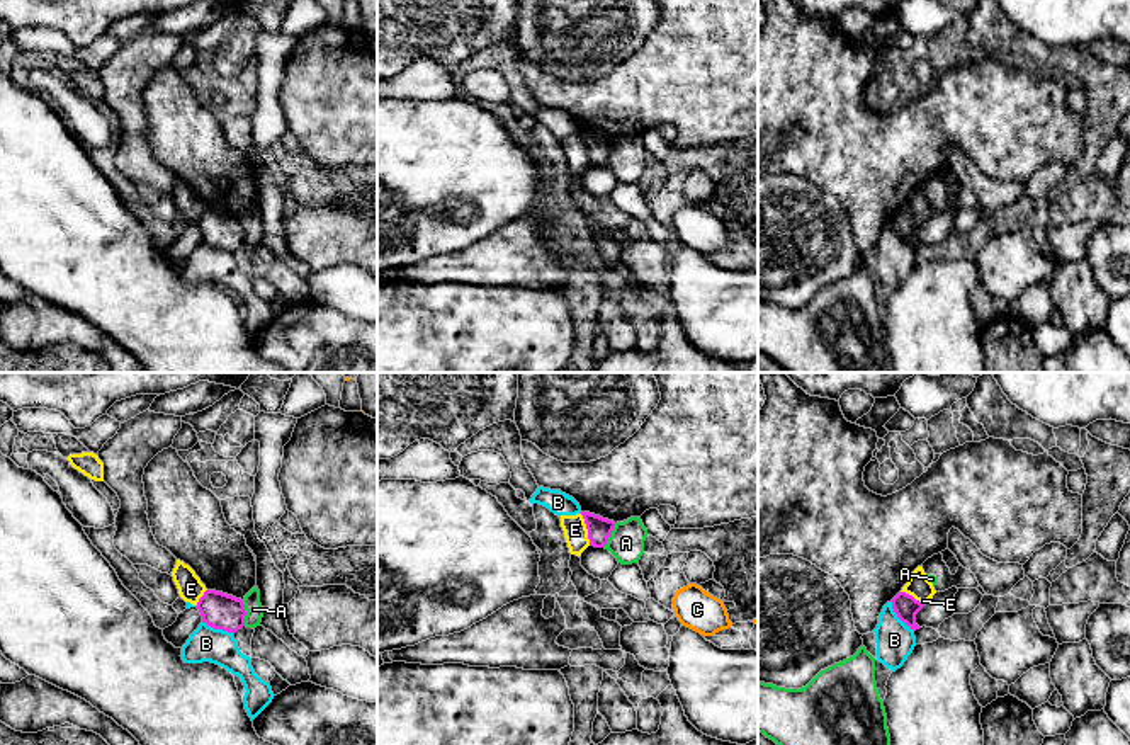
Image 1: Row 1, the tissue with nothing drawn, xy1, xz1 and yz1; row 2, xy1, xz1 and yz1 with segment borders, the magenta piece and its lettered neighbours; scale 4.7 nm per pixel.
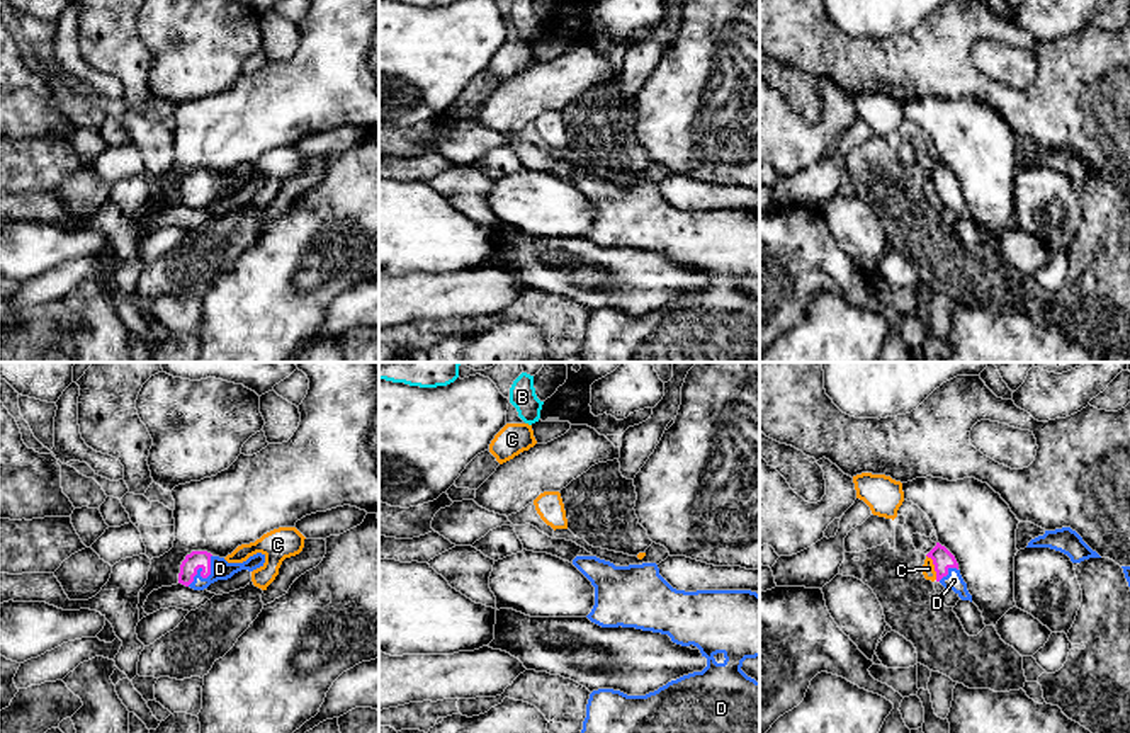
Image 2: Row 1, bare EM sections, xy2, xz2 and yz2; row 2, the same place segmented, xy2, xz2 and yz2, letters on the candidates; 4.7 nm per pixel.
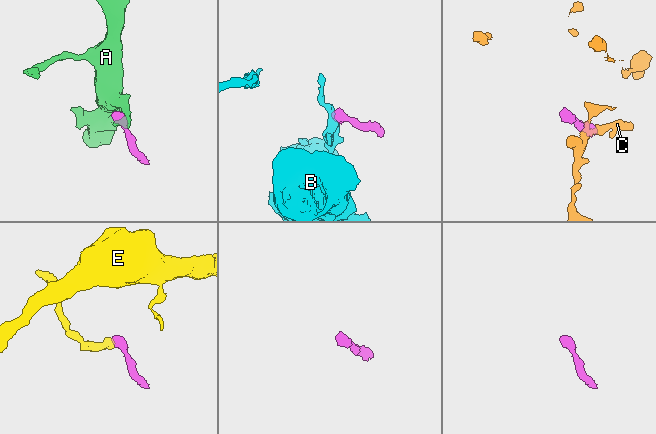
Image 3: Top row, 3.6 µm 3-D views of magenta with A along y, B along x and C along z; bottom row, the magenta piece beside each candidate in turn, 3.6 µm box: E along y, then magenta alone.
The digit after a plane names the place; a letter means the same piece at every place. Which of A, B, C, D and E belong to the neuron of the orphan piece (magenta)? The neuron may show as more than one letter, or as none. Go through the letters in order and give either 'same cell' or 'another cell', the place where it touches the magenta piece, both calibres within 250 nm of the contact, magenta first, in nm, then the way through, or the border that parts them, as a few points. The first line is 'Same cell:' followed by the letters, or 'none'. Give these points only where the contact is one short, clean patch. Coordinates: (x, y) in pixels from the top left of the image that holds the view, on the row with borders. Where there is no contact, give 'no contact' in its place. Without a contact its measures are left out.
Same cell: D
A: another cell; meets magenta in xy1 at (245, 613); 170 nm thick on the magenta side, 80 nm on the other; border along xy1 (242, 601), (245, 625)
B: another cell; meets magenta in yz1 at (899, 618); 120 nm thick on the magenta side, 180 nm on the other; border along yz1 (891, 601), (892, 611), (915, 630)
C: another cell; meets magenta in yz2 at (935, 567); 100 nm thick on the magenta side, 60 nm on the other; border along yz2 (926, 555), (932, 560), (937, 579)
D: same cell; meets magenta in xy2 at (206, 577); 90 nm thick on the magenta side, 100 nm on the other; runs through xy2 (196, 560), (206, 577), (214, 568), (220, 568)
E: another cell; meets magenta in xz1 at (587, 528); 110 nm thick on the magenta side, 110 nm on the other; border along xz1 (580, 514), (590, 545)

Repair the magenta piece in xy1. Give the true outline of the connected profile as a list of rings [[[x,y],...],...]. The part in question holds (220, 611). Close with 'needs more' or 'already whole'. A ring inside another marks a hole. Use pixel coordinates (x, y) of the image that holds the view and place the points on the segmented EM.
[[[206,590],[195,606],[202,616],[202,623],[214,629],[236,633],[245,626],[245,604],[233,595]]]; already whole

